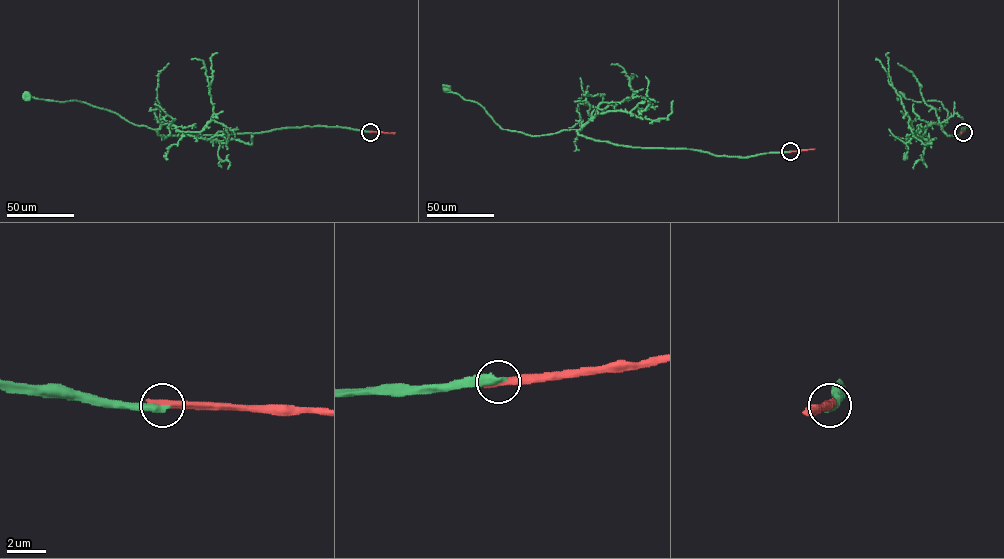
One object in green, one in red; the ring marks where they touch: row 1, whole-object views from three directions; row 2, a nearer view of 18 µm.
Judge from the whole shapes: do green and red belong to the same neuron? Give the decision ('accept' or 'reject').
reject

